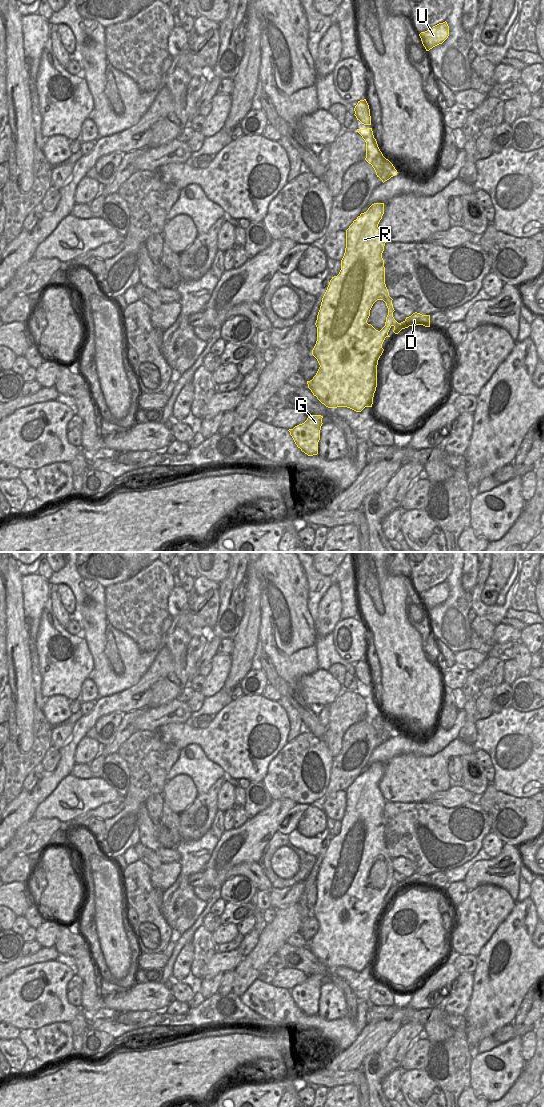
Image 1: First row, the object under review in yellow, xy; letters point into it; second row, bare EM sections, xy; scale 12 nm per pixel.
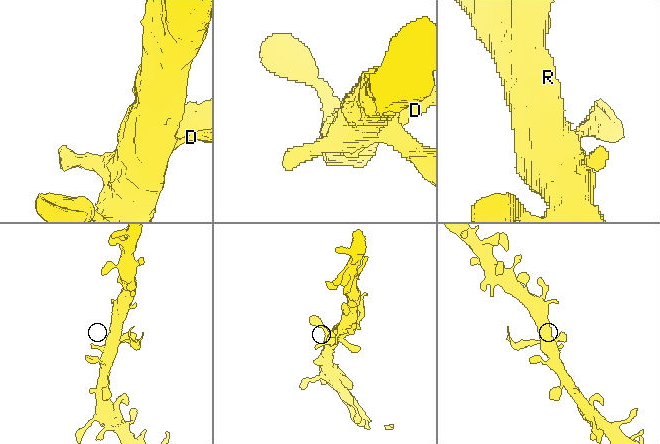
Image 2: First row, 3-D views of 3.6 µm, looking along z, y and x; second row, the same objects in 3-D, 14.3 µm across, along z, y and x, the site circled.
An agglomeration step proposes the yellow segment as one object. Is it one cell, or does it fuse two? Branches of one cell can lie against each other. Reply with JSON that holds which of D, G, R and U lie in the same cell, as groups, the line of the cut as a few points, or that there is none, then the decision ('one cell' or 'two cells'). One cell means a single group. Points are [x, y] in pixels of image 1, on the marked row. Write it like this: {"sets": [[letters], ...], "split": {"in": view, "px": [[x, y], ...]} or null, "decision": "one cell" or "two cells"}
{"sets": [["D"], ["G", "R", "U"]], "split": {"in": "xy", "px": [[404, 321], [409, 325]]}, "decision": "two cells"}

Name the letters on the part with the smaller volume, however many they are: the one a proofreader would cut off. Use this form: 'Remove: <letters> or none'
Remove: D

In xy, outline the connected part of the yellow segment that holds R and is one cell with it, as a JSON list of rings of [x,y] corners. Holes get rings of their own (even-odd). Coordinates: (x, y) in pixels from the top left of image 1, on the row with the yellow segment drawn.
[[[374,203],[346,230],[341,270],[330,280],[317,315],[317,341],[312,355],[320,367],[307,384],[313,395],[328,408],[347,407],[361,412],[365,407],[372,407],[378,360],[384,351],[382,344],[386,337],[390,337],[388,332],[392,326],[395,334],[409,327],[405,321],[398,323],[394,319],[393,299],[385,284],[382,253],[386,240],[378,227],[383,214],[384,203]],[[377,300],[383,300],[388,308],[385,326],[380,331],[367,323]]]

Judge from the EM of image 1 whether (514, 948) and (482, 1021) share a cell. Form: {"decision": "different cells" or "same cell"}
{"decision": "same cell"}

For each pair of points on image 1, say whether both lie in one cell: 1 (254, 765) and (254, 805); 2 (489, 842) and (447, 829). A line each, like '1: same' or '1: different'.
1: different
2: different

